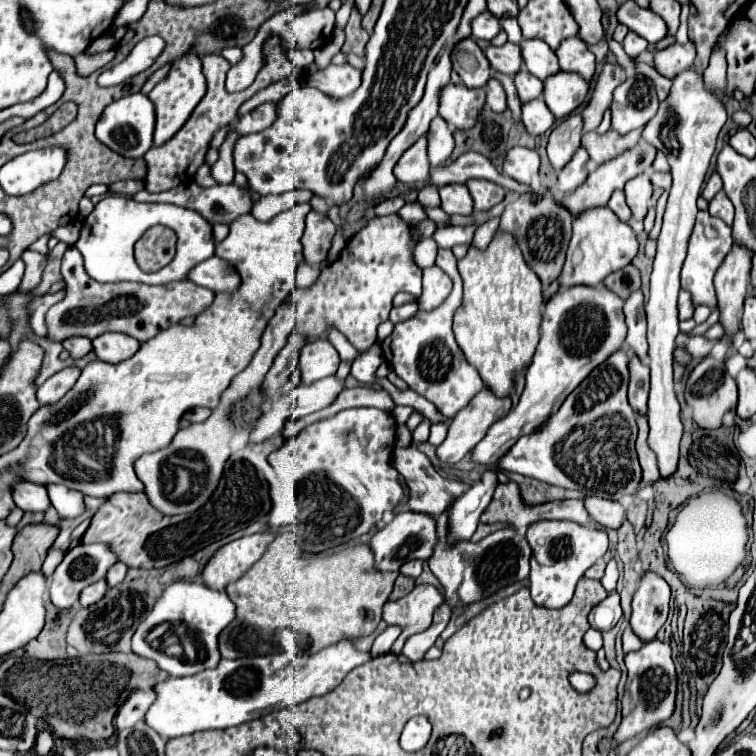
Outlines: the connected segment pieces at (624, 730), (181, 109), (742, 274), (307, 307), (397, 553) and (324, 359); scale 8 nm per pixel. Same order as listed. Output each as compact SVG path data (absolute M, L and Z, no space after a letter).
M651 640L643 644L641 650L625 656L625 664L629 670L629 678L625 684L625 692L621 698L623 704L623 720L613 736L613 746L619 746L639 734L655 730L661 722L669 720L675 712L677 698L677 672L671 658L671 646L659 640Z
M193 52L183 54L171 64L169 74L147 94L155 106L155 146L165 144L187 122L195 106L205 96L205 76L201 74L201 58Z
M735 244L715 274L719 322L729 336L733 336L739 330L743 300L749 288L751 258L751 250Z
M395 214L373 218L359 234L355 234L345 250L341 250L341 258L333 262L333 266L327 266L321 270L319 280L307 288L307 290L295 290L291 294L291 302L297 308L297 326L295 330L299 334L307 336L321 336L329 326L335 326L345 334L345 338L359 350L369 350L377 340L377 326L389 318L391 300L397 292L409 292L415 298L419 298L422 292L422 270L413 264L413 242L409 234L409 226Z
M399 512L389 524L379 528L371 536L369 548L373 550L377 570L397 572L401 568L401 564L405 564L407 560L413 560L413 558L427 560L433 552L435 540L437 540L437 536L435 536L435 518L433 516L417 514L417 512Z
M325 338L309 342L301 350L299 370L303 374L303 384L313 384L329 374L335 374L339 366L339 354L333 344Z

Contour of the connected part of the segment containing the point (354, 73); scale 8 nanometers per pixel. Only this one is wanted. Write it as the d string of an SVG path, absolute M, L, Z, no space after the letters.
M329 64L327 68L307 76L305 84L319 88L333 98L343 98L353 94L361 84L361 70L351 64Z

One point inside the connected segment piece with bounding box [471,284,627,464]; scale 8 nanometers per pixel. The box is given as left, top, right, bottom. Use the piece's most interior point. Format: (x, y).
(582, 326)

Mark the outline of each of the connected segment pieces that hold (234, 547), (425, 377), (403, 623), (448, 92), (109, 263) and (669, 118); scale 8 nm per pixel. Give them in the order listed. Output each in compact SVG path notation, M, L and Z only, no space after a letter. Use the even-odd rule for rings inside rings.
M259 532L221 546L205 564L203 582L213 590L225 590L229 582L245 574L263 556L273 538L273 532Z
M439 250L435 264L453 280L453 290L439 308L431 312L417 312L413 318L395 324L395 330L391 334L391 354L393 354L391 368L401 380L407 382L411 390L433 402L441 414L453 418L461 408L469 404L469 400L477 392L483 390L485 384L479 372L465 360L451 330L453 314L457 306L461 306L461 296L463 296L461 276L457 272L457 260L451 250Z
M431 584L415 586L407 596L383 606L383 620L403 628L401 636L391 646L393 654L401 654L405 640L431 626L433 612L443 604L441 592Z
M447 84L439 98L439 116L455 128L471 128L485 104L483 88L467 88L465 84Z
M109 194L103 198L95 210L83 220L81 236L75 242L77 250L83 256L83 264L87 274L97 282L145 282L145 284L167 284L173 280L185 280L187 272L203 262L205 258L213 256L215 240L211 224L201 218L195 210L173 206L173 204L153 204L153 202L135 202L131 198L123 198L119 194ZM151 226L167 226L177 234L177 252L175 258L169 262L169 266L157 270L157 272L143 272L135 258L133 258L133 246L143 236L145 230Z
M689 68L673 78L673 88L665 102L660 102L657 116L645 124L641 136L659 148L671 164L673 188L669 194L667 210L663 216L663 228L659 234L657 256L651 272L651 298L645 306L647 310L647 340L649 340L649 368L651 368L651 392L649 392L649 438L647 444L657 456L657 468L661 478L673 476L679 462L679 442L683 436L683 424L679 418L679 402L673 390L673 350L675 338L679 334L677 320L677 294L679 294L679 272L687 252L687 240L693 230L693 222L697 216L697 198L701 192L701 184L705 180L709 160L715 152L715 142L719 130L727 122L727 112L723 102L713 96L705 84L703 74L695 68Z

